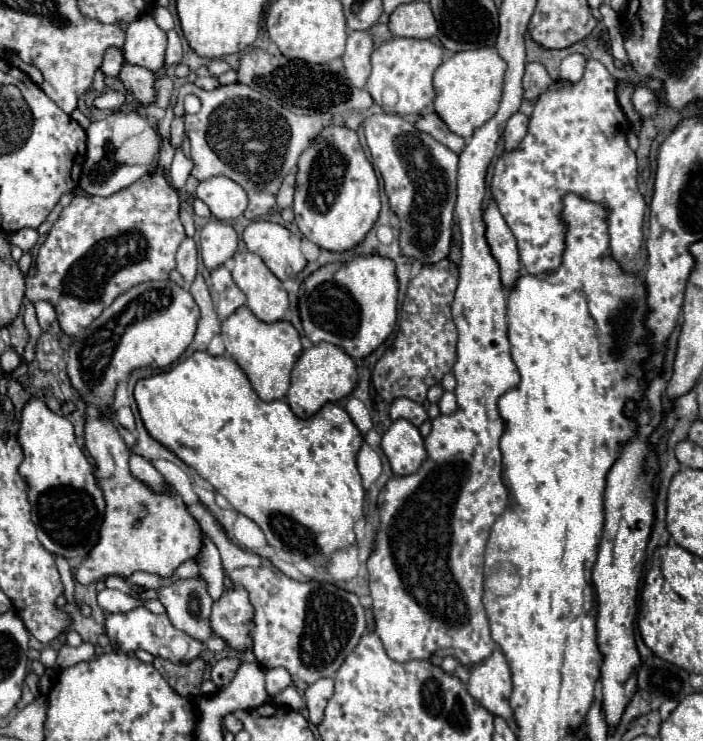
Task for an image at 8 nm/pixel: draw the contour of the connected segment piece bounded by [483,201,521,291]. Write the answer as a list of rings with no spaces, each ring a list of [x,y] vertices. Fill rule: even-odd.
[[[493,201],[489,203],[487,211],[483,213],[483,219],[485,219],[485,225],[487,225],[485,235],[487,235],[487,241],[489,241],[491,253],[501,267],[503,287],[509,291],[511,285],[515,285],[515,277],[519,277],[519,273],[521,273],[521,261],[519,261],[515,237],[513,237],[511,229],[507,227],[505,219],[501,217],[501,213],[499,213],[499,209]]]

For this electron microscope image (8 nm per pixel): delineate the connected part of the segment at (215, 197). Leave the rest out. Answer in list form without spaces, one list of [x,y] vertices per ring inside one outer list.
[[[211,177],[201,181],[195,195],[221,221],[237,219],[247,209],[247,193],[229,177]]]

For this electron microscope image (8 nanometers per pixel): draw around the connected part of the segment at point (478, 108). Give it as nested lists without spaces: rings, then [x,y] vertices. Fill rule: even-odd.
[[[495,47],[461,51],[439,65],[439,69],[433,75],[435,87],[433,109],[455,135],[471,139],[475,129],[479,129],[485,121],[489,121],[497,113],[505,69],[507,63],[503,61],[503,57],[499,57]]]

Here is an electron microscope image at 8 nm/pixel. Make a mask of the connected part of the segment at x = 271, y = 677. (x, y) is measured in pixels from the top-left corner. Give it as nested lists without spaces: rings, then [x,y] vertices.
[[[281,667],[279,669],[267,669],[267,695],[269,695],[269,701],[273,701],[273,697],[289,685],[291,685],[291,677],[289,677],[287,669],[281,669]]]

